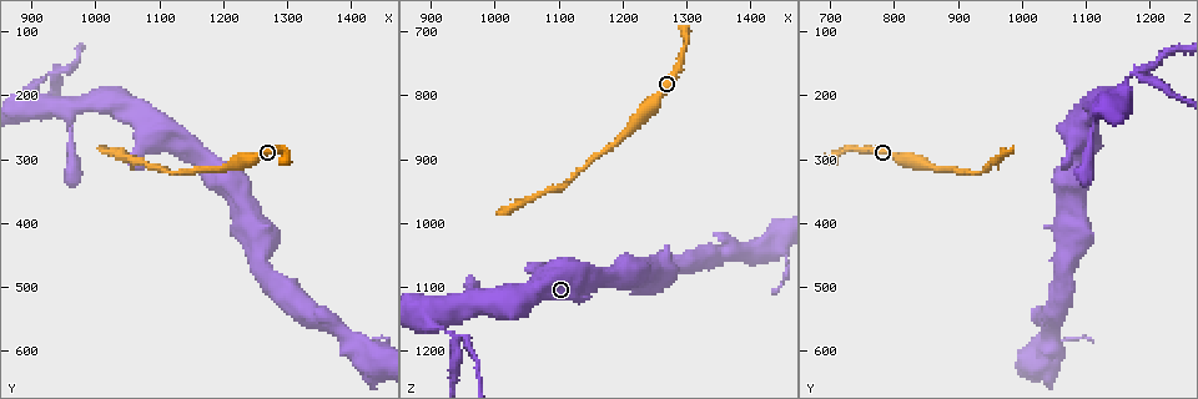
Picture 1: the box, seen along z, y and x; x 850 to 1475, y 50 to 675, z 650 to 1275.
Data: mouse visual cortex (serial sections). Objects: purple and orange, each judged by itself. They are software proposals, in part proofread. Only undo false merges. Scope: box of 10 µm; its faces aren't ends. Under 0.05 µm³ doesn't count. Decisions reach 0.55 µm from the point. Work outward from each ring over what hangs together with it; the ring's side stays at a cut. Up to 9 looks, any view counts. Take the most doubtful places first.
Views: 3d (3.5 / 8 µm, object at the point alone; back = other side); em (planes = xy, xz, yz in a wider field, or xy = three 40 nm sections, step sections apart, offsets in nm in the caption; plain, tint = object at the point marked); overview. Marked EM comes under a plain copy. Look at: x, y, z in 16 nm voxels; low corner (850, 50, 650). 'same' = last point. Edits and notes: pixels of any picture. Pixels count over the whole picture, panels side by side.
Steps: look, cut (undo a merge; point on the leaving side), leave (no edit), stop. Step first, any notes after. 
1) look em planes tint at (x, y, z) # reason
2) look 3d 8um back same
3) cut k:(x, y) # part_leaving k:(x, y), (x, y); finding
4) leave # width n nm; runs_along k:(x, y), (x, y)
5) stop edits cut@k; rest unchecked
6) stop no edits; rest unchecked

look 3d 3.5um at (940, 165, 1185) # two arms in line, one across

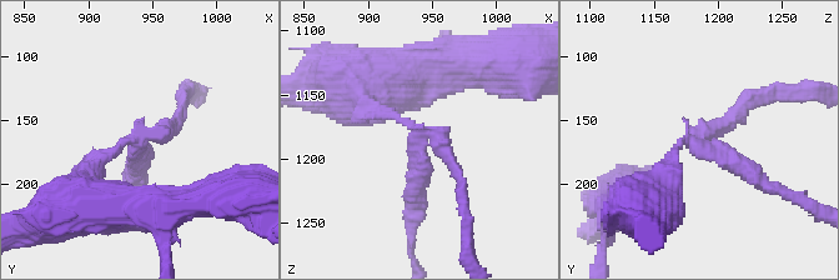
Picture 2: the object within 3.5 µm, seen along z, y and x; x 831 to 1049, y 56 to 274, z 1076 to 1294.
look em xy step 3 tint at (942, 164, 1180) # arms 3; arm_widths 150, 200, 250 nm

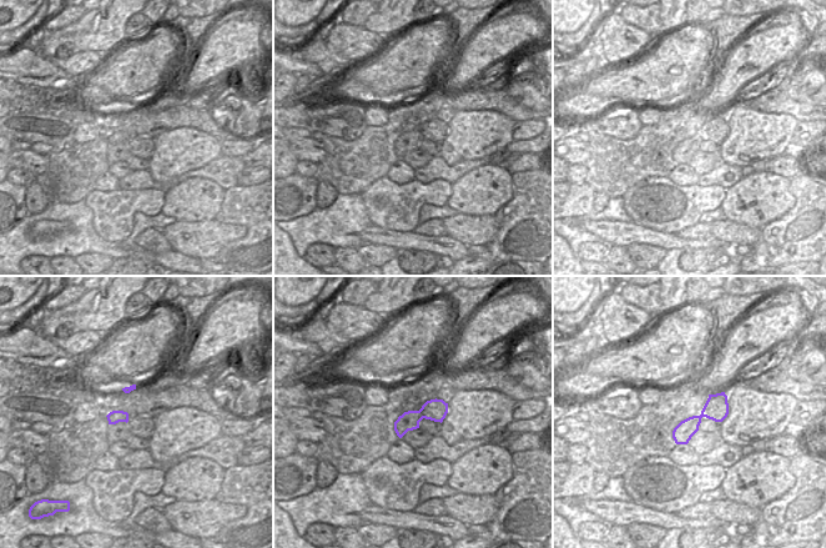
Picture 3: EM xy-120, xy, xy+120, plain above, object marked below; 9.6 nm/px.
leave # runs_along 2:(367, 106), (421, 135), (413, 201); all the same cell

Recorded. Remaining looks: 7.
look 3d 3.5um at (1425, 600, 1035) # sharp bend

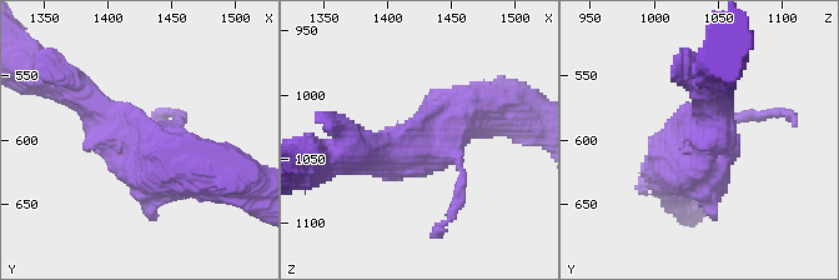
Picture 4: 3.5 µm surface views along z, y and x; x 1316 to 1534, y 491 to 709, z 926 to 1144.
look em xy step 1 tint at (1430, 604, 1038) # shape alone is not enough

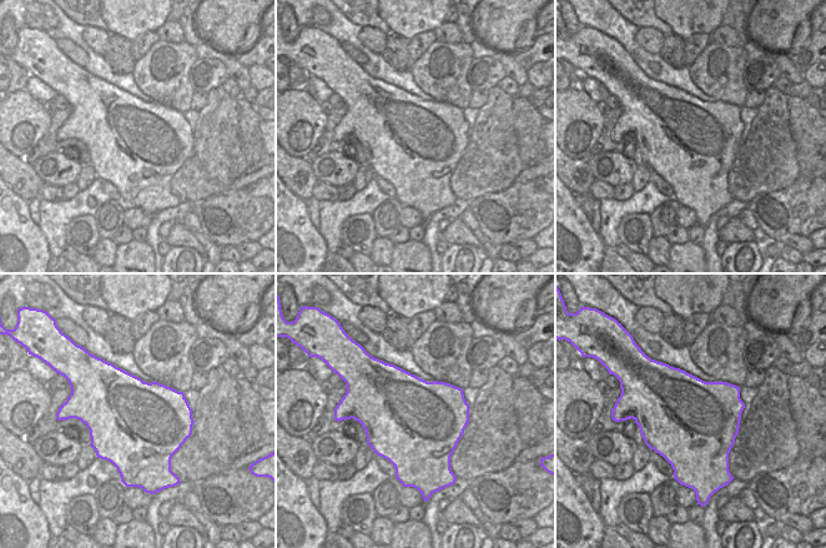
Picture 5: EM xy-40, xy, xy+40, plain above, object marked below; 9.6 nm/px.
leave # runs_along 4:(81, 94), (196, 183); all the same cell

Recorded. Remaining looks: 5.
look em xy step 1 tint at (1210, 310, 855) # sudden change in width

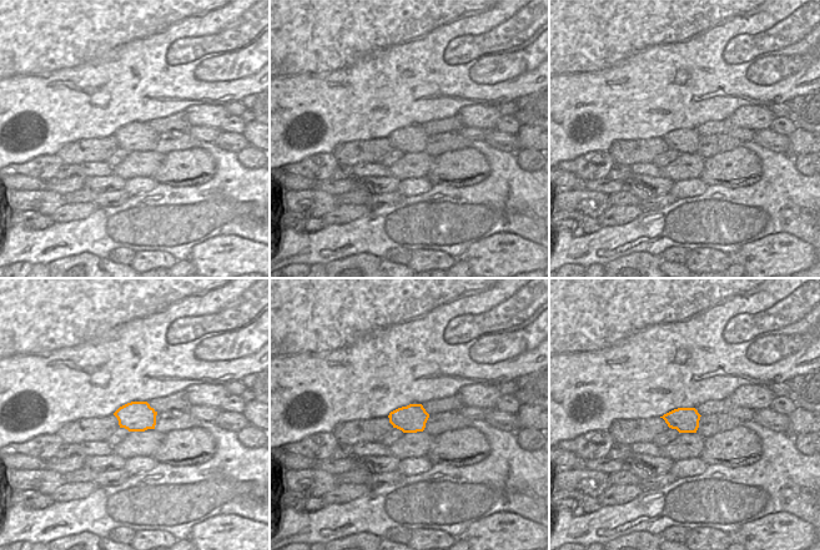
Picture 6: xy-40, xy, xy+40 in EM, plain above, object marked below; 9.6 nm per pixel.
look 3d 3.5um same # see where the arms go

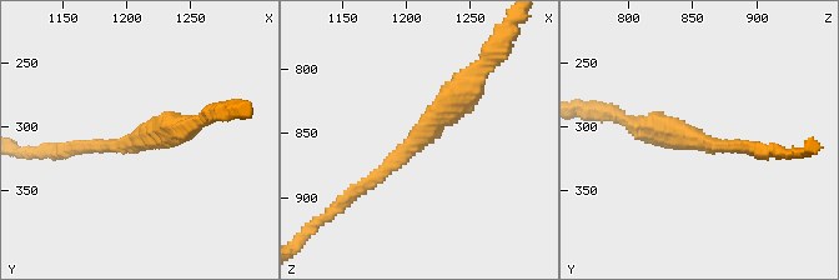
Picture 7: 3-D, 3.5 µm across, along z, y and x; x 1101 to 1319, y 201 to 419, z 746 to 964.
leave # runs_along 7:(475, 80), (402, 158), (356, 193); continuous, no second cell

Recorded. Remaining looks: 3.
look 3d 3.5um back at (965, 285, 1100) # thick turns thin

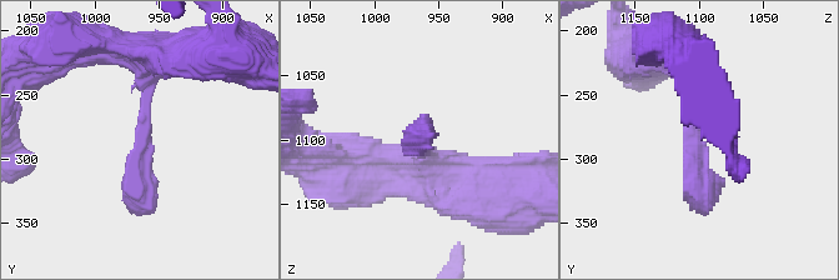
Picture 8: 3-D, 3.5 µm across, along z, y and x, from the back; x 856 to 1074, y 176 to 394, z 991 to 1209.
look em xy step 1 tint at (964, 286, 1102) # shape alone is not enough

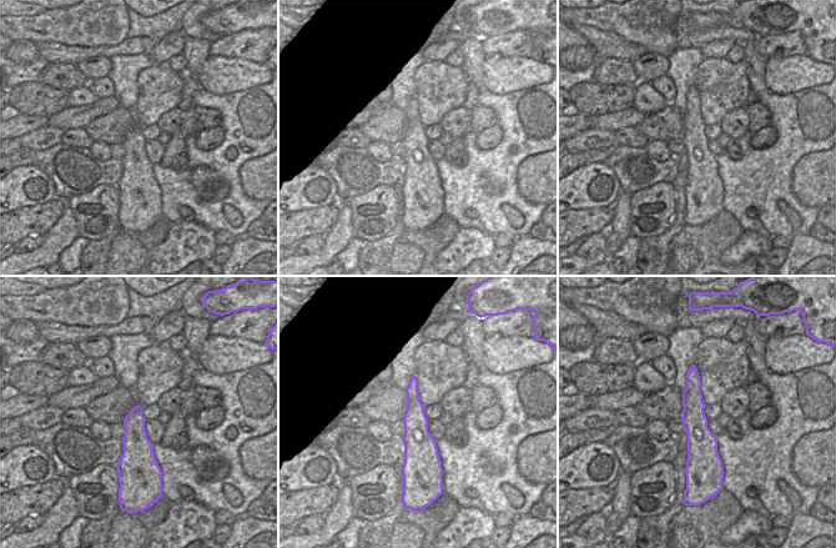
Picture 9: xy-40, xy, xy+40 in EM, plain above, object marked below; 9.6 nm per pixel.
look em xy step 3 tint same # cut it another way

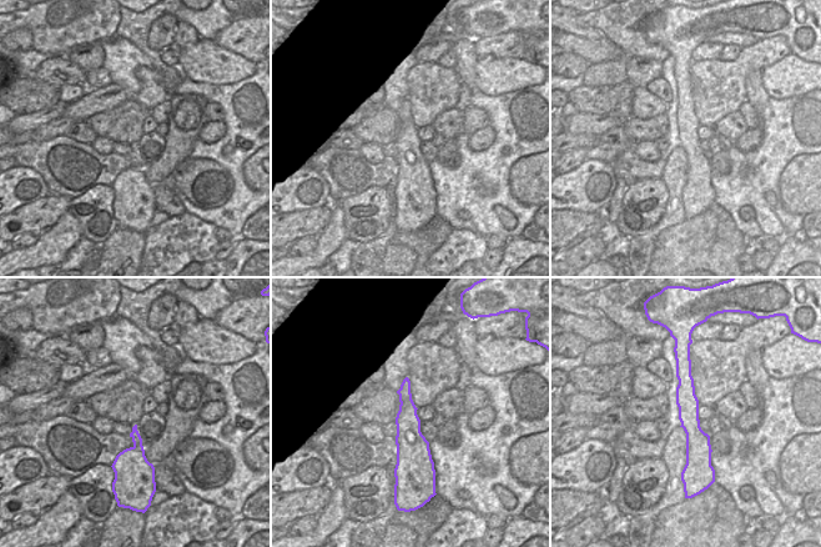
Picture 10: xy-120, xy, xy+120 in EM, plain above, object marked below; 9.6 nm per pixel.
leave # runs_along 8:(139, 60), (139, 198), (154, 205); all the same cell

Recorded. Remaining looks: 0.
stop no edits; rest unchecked

